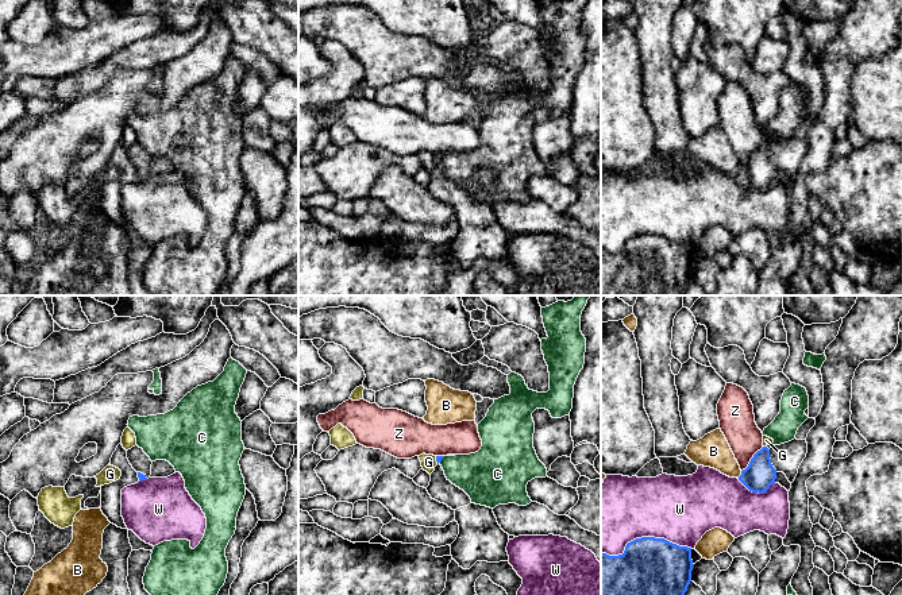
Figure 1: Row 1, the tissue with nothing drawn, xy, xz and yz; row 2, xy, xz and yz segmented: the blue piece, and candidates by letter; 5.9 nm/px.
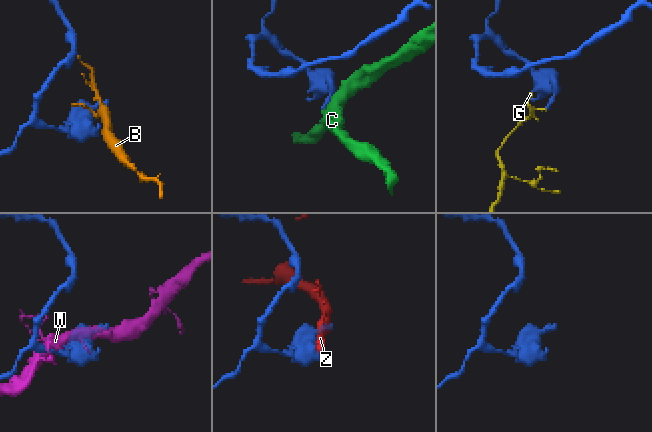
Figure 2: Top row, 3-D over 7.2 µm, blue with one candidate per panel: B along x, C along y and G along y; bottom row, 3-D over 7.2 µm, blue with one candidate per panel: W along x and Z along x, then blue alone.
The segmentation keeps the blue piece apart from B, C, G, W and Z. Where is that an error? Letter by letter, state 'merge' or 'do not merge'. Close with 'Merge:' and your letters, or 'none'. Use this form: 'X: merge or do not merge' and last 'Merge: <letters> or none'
B: do not merge
C: do not merge
G: do not merge
W: do not merge
Z: do not merge
Merge: none

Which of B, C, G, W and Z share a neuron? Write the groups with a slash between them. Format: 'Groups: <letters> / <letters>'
Groups: B / C / G / W / Z

